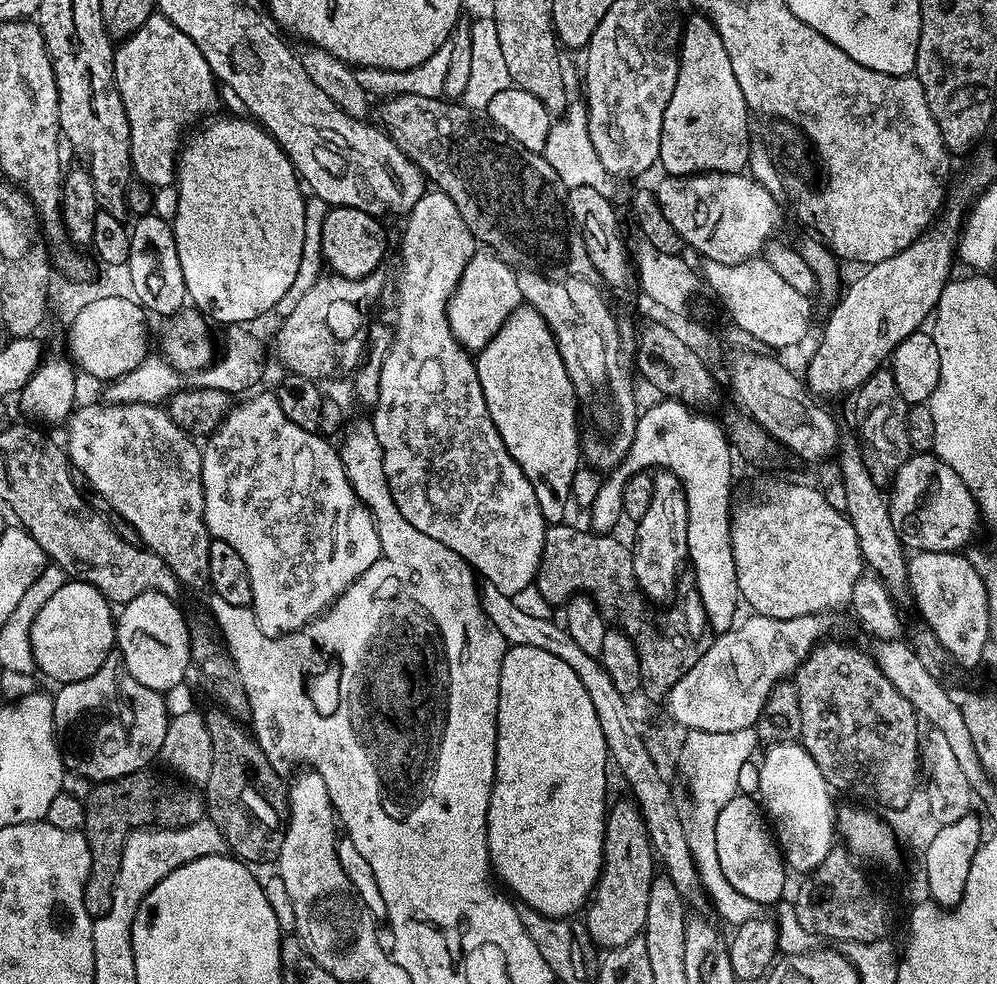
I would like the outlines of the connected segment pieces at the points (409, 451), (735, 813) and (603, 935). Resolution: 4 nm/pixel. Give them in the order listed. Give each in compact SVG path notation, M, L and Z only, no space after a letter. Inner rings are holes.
M439 190L425 191L424 196L418 198L412 211L407 213L406 220L408 220L408 225L404 228L404 265L400 268L400 285L396 288L397 294L400 295L396 300L396 341L393 342L392 349L388 354L376 346L369 347L363 362L353 375L354 390L360 403L366 406L372 406L376 403L376 413L371 413L370 416L372 429L374 434L378 434L378 442L384 451L384 469L388 479L388 489L402 514L402 518L406 518L406 522L410 522L410 526L414 526L414 530L422 530L422 534L430 534L430 538L442 542L442 546L450 546L450 550L454 550L463 560L467 560L487 583L497 587L502 594L511 597L518 594L518 590L533 587L544 549L546 521L538 506L538 498L534 498L534 486L528 481L526 474L518 466L518 462L514 462L514 458L506 450L506 446L490 418L490 410L486 406L486 398L482 394L482 382L476 373L476 361L470 355L467 347L456 339L452 327L448 325L448 304L451 302L454 290L458 286L470 258L478 251L478 241L462 218L458 206L447 194Z
M751 795L733 796L730 802L720 807L716 833L718 862L722 862L722 870L730 886L734 886L734 890L752 900L756 906L774 903L783 894L784 887L788 884L789 873L786 871L786 861L761 801Z
M627 799L617 804L615 801L609 807L608 819L604 822L604 866L586 908L587 935L593 945L604 950L626 946L647 929L652 882L658 876L658 857L652 851L652 839L646 830L640 805L635 799Z

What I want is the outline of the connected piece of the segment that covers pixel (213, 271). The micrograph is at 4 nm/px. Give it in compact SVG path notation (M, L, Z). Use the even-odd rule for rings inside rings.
M236 116L211 120L207 121L208 128L202 129L192 141L189 139L179 153L180 193L178 214L171 221L172 233L176 236L191 303L201 304L196 305L201 309L208 308L207 315L220 326L247 325L279 306L286 290L294 286L294 278L298 278L306 234L306 192L291 157L267 128Z

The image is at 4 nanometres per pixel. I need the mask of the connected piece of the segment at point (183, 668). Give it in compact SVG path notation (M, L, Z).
M146 588L142 594L121 607L116 618L116 643L124 667L131 677L147 689L166 694L174 686L183 683L191 669L188 619L166 593L154 589Z

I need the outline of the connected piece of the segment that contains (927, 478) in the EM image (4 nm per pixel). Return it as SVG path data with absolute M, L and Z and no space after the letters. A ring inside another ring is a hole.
M916 452L912 457L905 459L900 467L895 469L892 480L892 492L887 493L888 509L890 518L894 522L896 532L901 541L909 549L924 551L957 552L961 551L963 544L972 540L976 532L976 510L978 512L978 501L962 482L960 475L953 470L949 464L942 462L940 457L927 452Z

